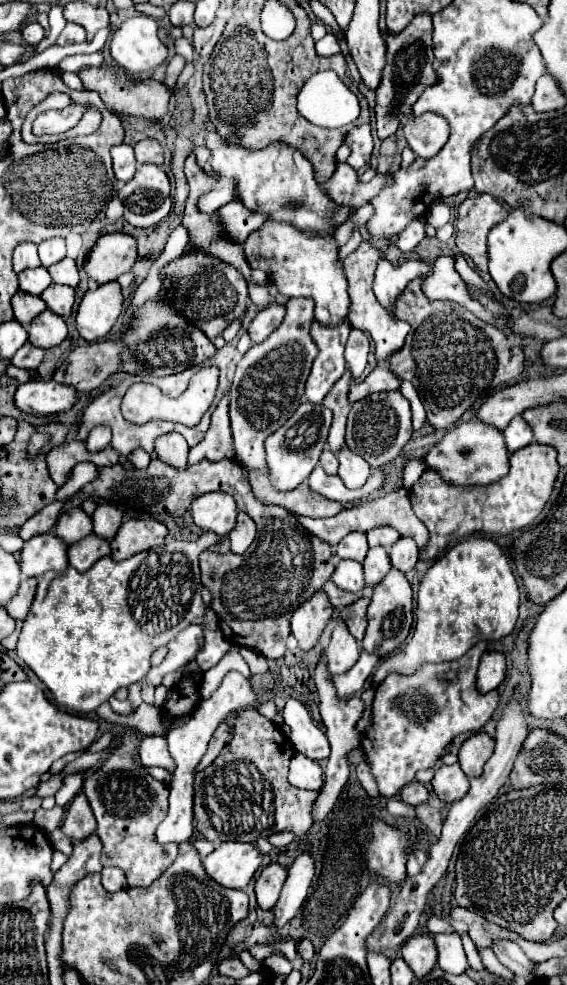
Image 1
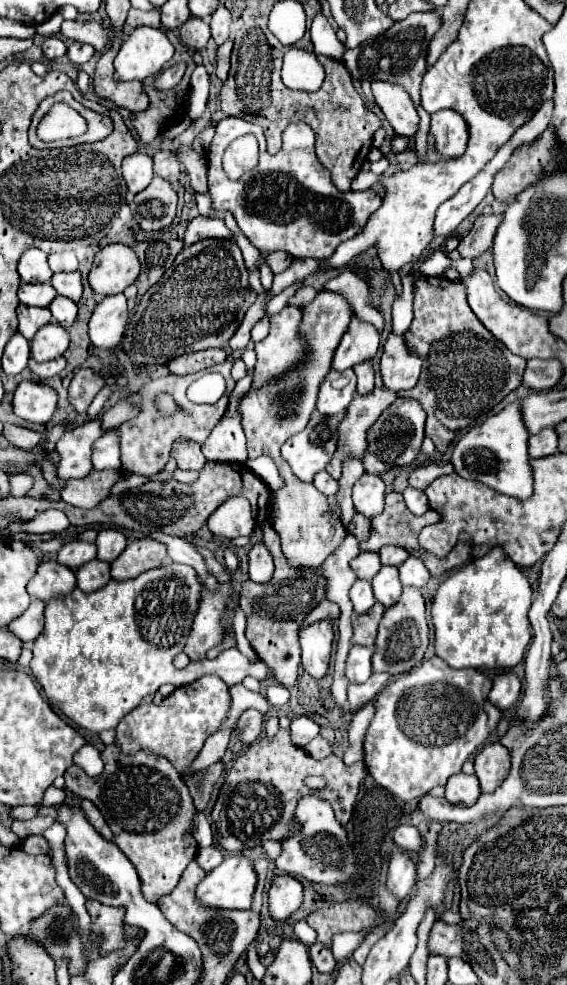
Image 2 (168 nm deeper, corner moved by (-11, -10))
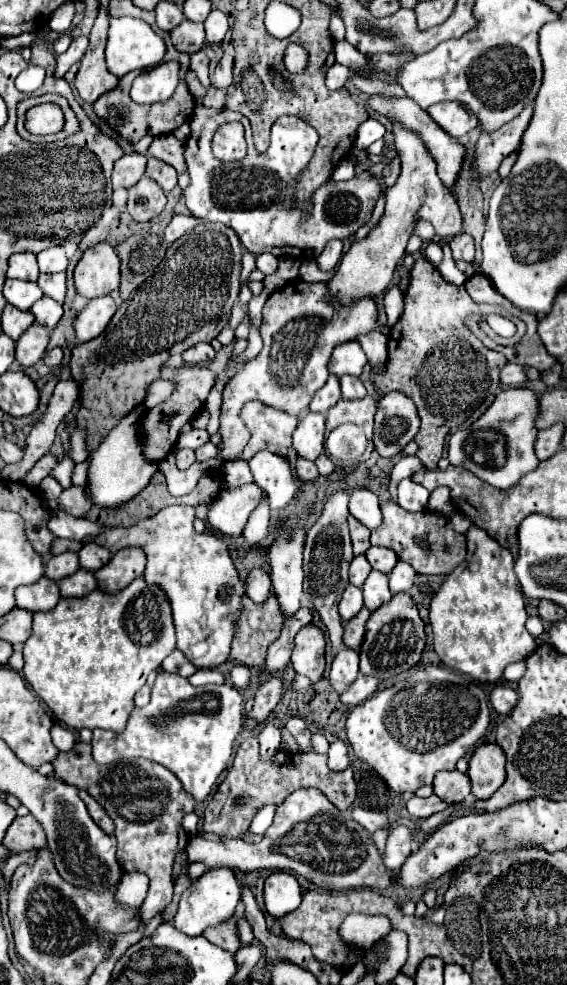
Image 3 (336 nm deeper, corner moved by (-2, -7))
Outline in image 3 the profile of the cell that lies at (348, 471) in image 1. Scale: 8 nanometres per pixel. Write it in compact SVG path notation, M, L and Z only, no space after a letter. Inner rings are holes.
M366 488L352 492L350 514L370 530L376 530L376 526L382 524L382 512L380 512L378 496Z

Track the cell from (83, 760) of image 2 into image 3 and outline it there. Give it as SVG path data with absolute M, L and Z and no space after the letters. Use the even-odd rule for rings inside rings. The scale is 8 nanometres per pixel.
M54 722L52 724L52 728L50 728L50 736L52 736L52 742L54 742L54 746L58 748L58 750L70 750L72 746L74 746L74 736L72 736L72 732L68 732L68 730L64 730L58 722Z

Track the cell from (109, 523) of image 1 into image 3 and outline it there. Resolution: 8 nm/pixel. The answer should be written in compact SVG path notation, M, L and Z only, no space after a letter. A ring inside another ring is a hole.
M90 542L90 544L82 546L82 550L78 552L78 558L80 558L80 568L96 572L112 558L112 554L106 548Z

